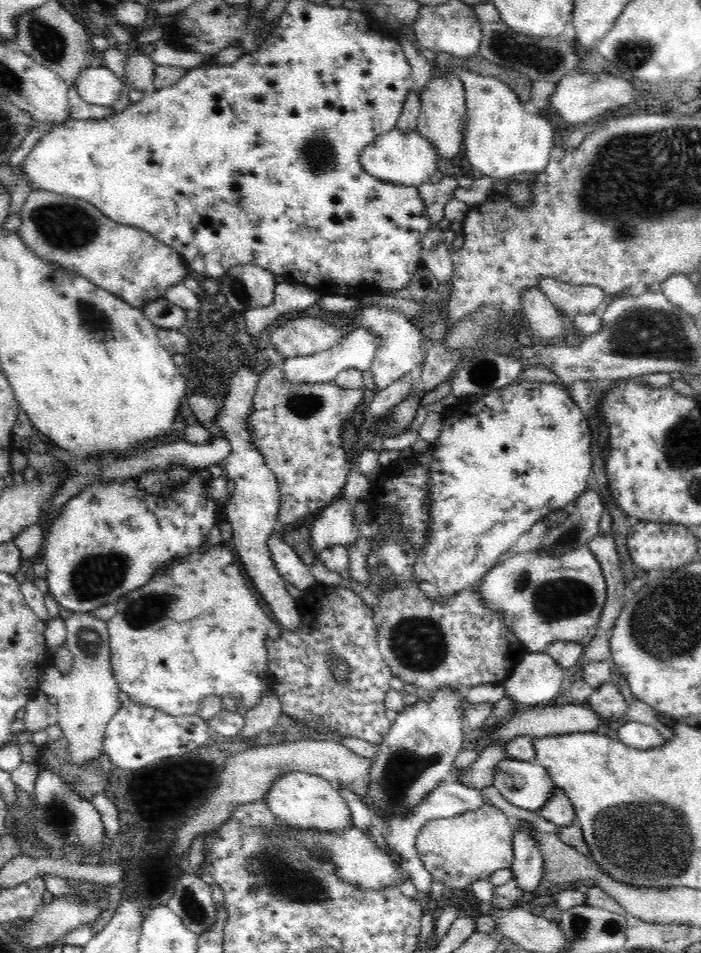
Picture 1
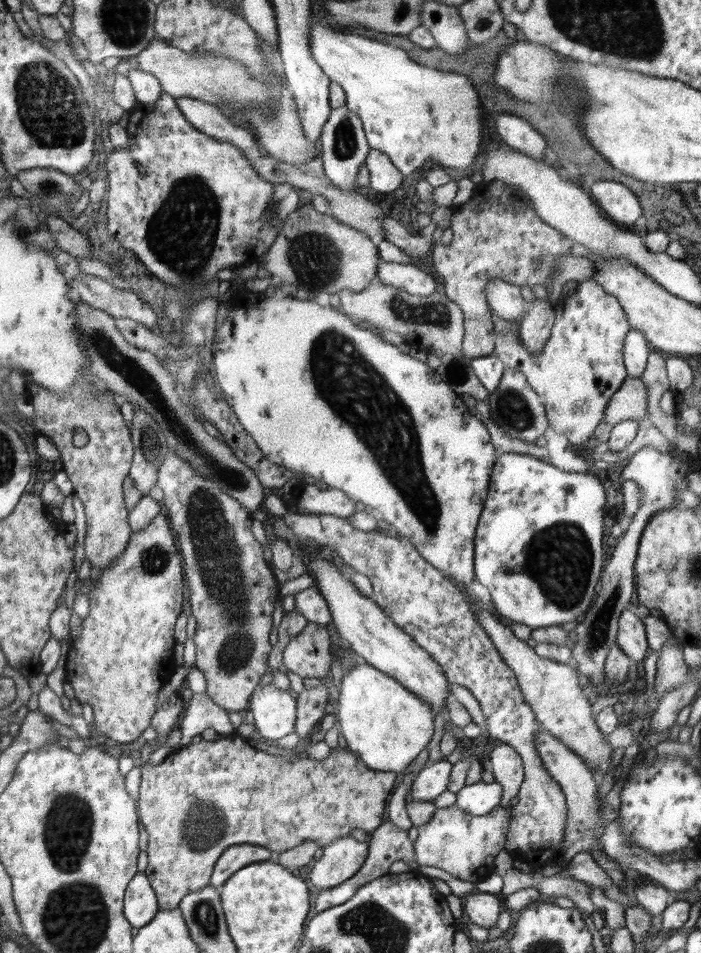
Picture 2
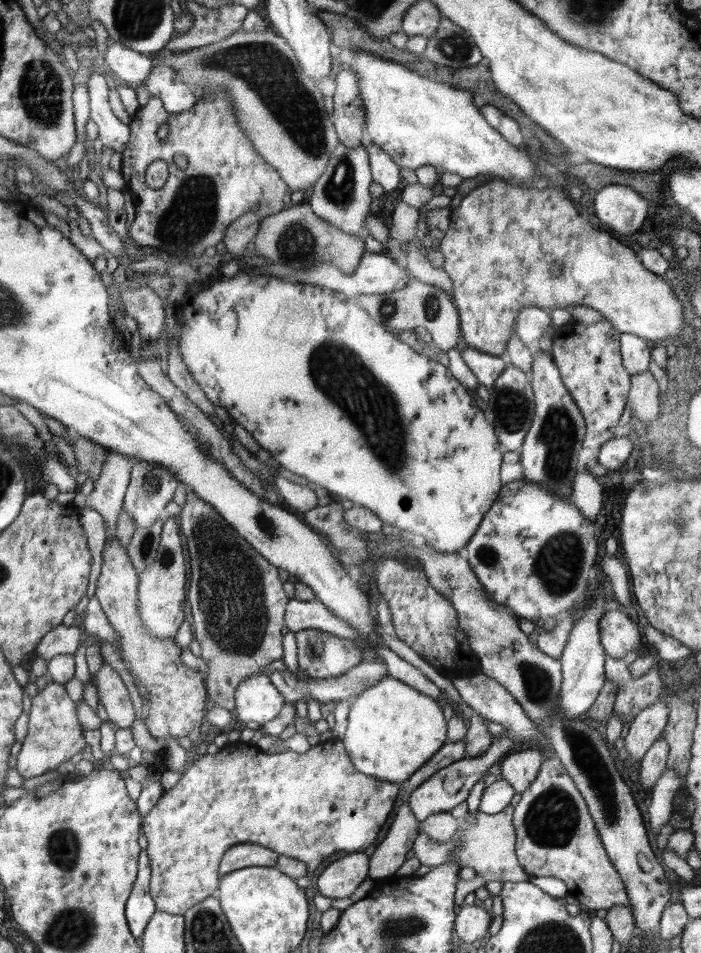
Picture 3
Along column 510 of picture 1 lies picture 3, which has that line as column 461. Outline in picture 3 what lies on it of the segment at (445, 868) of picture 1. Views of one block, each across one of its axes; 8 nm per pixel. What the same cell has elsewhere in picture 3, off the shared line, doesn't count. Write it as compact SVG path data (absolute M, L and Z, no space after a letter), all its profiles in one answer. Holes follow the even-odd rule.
M512 804L506 806L504 811L497 814L483 814L478 810L468 812L460 820L461 825L452 835L448 843L438 843L430 839L424 831L416 837L412 850L414 859L420 861L422 865L437 867L446 861L457 860L461 868L470 866L477 875L485 878L485 881L496 880L496 882L512 881L524 883L531 881L529 874L524 872L515 854L515 826L513 825Z

